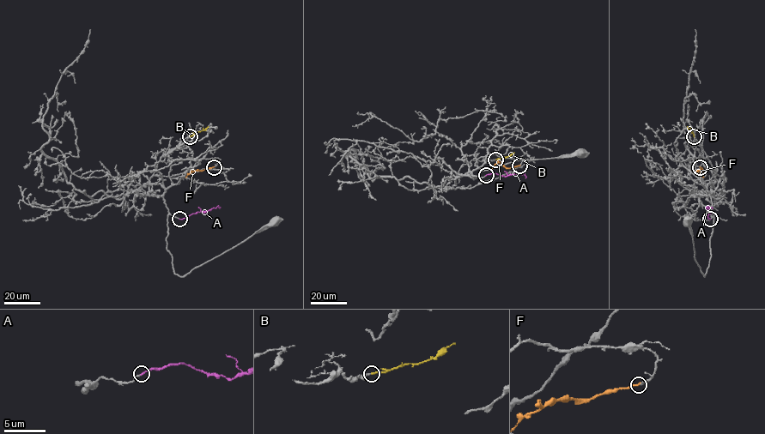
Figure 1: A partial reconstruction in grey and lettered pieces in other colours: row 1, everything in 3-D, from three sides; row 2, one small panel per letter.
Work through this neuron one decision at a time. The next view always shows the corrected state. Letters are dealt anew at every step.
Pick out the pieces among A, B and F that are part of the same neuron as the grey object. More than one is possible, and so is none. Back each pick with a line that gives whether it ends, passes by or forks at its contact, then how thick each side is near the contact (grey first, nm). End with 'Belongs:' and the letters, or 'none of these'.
A: it ends there; 160 nm thick on the grey side, 160 nm on the other
B: it ends there; 180 nm thick on the grey side, 200 nm on the other
Belongs: A, B

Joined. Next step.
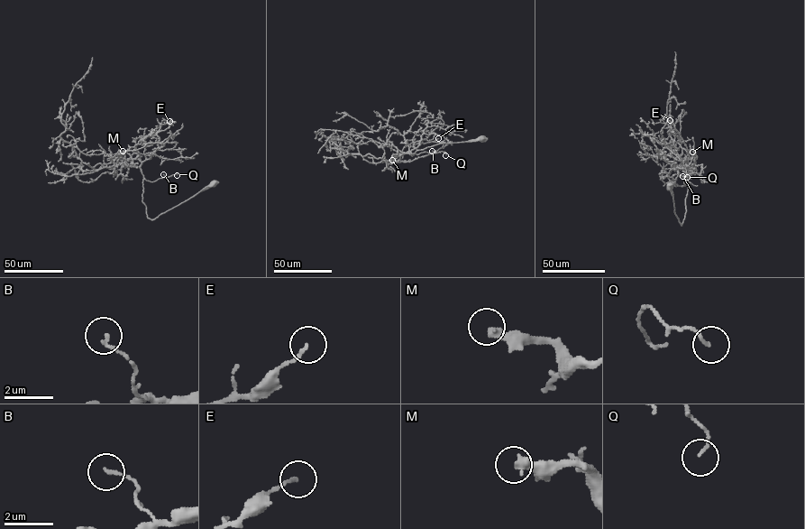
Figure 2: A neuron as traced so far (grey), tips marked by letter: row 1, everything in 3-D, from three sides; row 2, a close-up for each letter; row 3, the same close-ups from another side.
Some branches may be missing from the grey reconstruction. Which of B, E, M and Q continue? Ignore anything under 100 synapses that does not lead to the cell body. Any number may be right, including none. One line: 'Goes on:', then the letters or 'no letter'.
Goes on: M

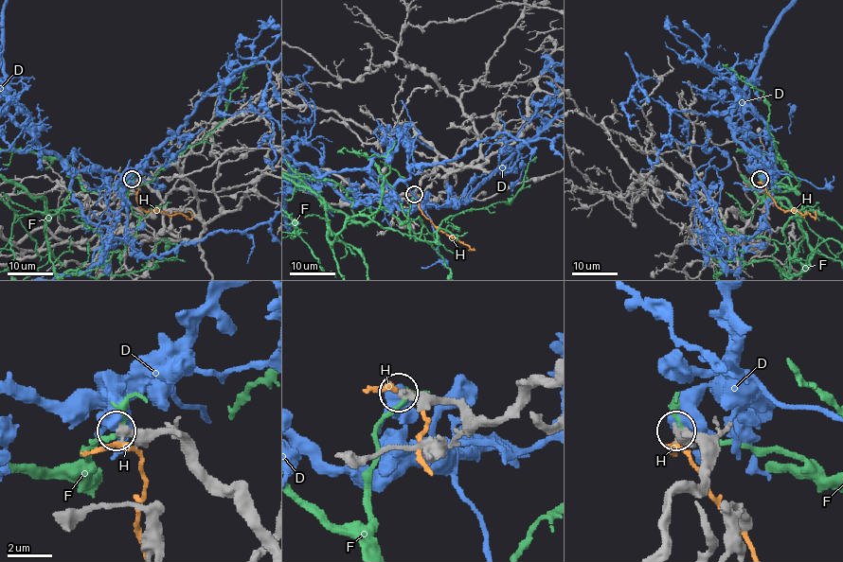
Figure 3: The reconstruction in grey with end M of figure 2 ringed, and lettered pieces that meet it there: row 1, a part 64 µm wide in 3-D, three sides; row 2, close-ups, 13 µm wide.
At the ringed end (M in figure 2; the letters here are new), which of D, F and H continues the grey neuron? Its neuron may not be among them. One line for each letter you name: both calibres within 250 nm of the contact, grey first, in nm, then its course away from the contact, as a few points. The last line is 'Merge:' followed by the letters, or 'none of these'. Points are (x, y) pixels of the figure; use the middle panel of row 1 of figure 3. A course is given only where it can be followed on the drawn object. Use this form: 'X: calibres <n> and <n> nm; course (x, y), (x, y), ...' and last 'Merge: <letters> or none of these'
Merge: none of these

